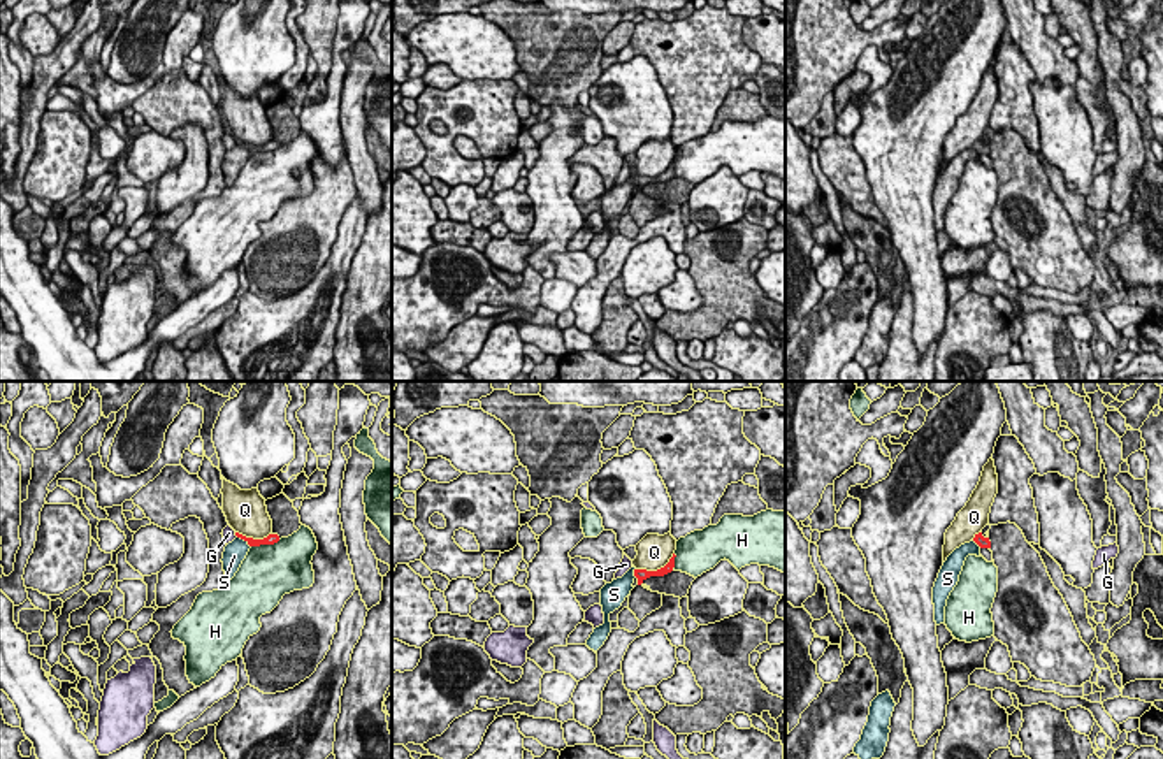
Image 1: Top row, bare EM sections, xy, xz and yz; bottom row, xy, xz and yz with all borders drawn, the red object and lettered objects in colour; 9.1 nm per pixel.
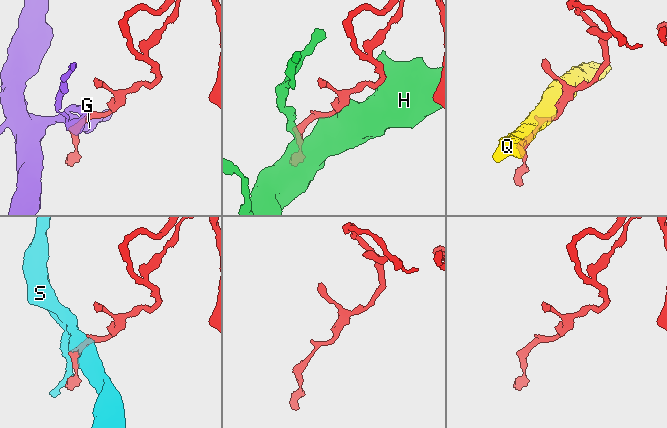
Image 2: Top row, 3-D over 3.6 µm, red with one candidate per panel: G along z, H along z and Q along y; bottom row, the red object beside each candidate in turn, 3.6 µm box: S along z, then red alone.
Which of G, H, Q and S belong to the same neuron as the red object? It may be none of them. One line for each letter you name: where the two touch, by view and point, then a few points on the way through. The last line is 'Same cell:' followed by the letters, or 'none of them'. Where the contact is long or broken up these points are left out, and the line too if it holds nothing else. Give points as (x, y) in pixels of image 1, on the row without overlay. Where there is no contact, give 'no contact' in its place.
Same cell: none of them

